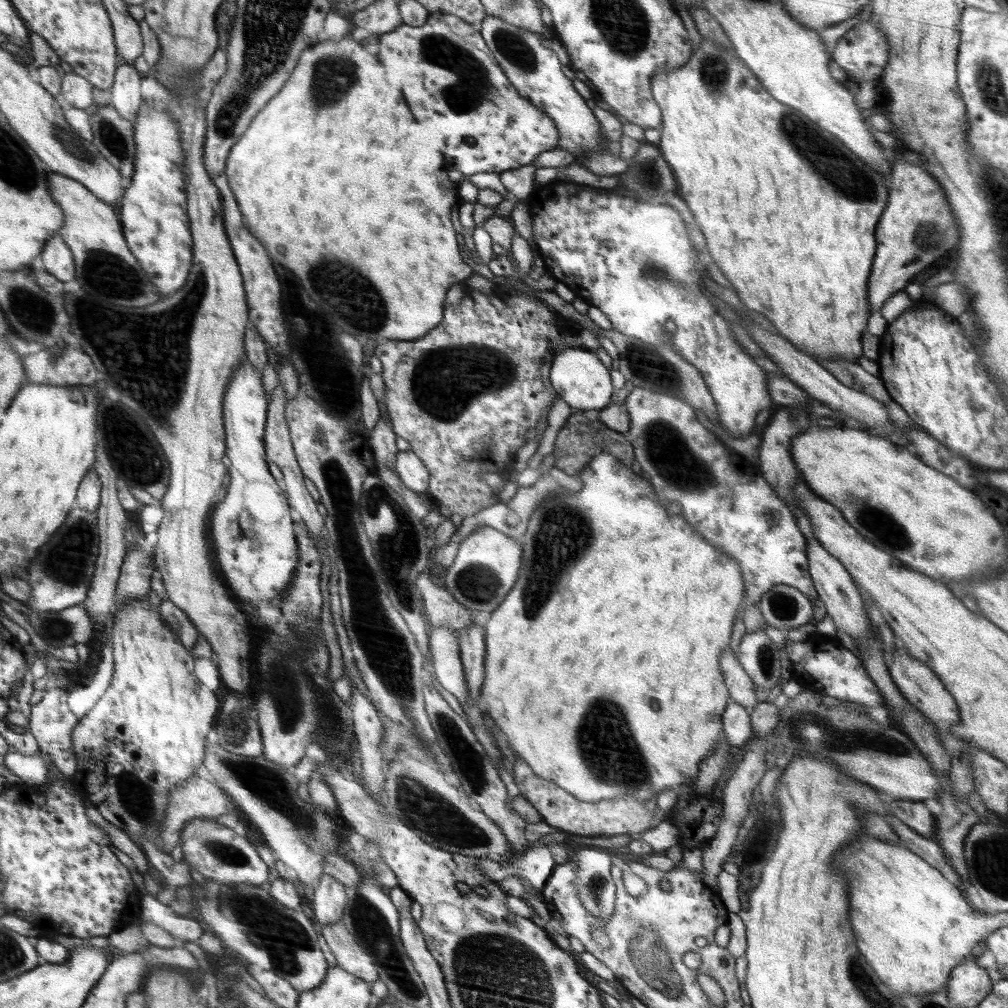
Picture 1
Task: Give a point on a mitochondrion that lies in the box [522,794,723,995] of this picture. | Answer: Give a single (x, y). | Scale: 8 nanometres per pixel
(597, 889)

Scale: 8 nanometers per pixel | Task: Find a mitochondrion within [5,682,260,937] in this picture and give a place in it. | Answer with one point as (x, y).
(139, 797)

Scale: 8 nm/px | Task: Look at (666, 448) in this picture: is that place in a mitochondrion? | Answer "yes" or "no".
yes

